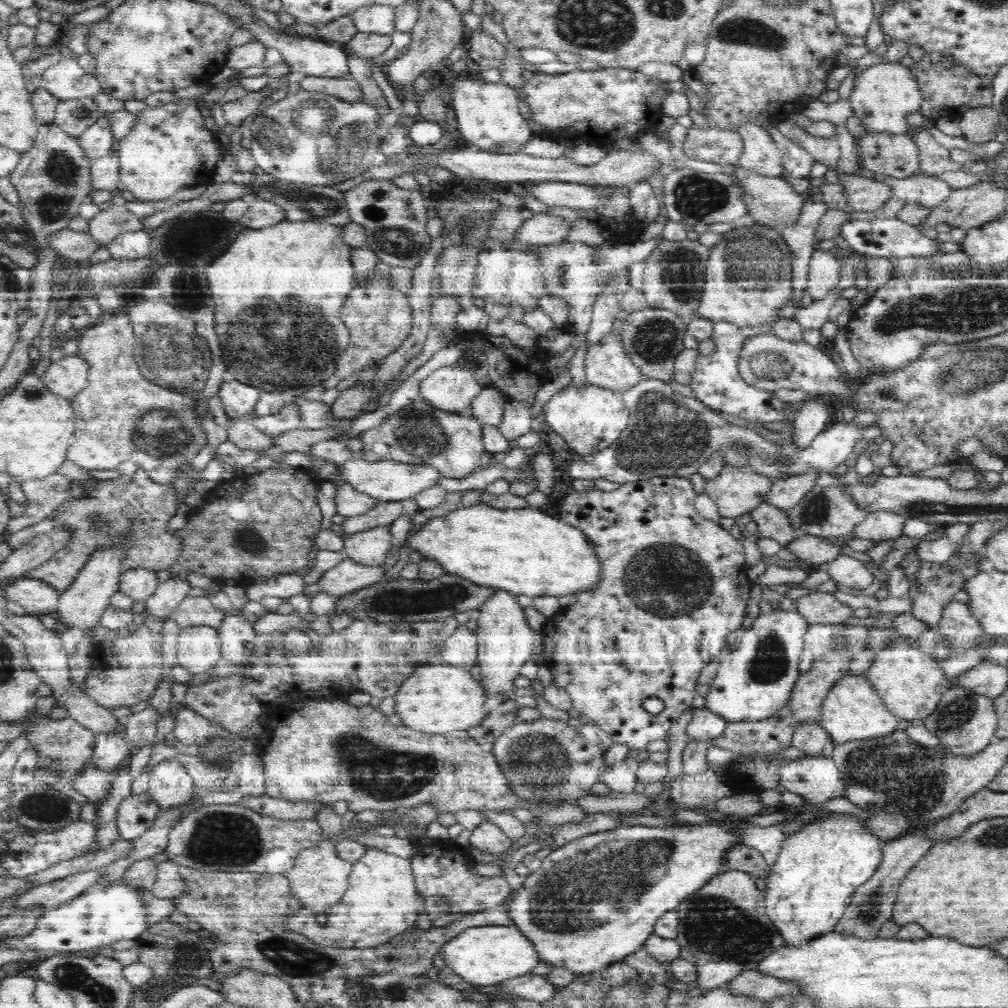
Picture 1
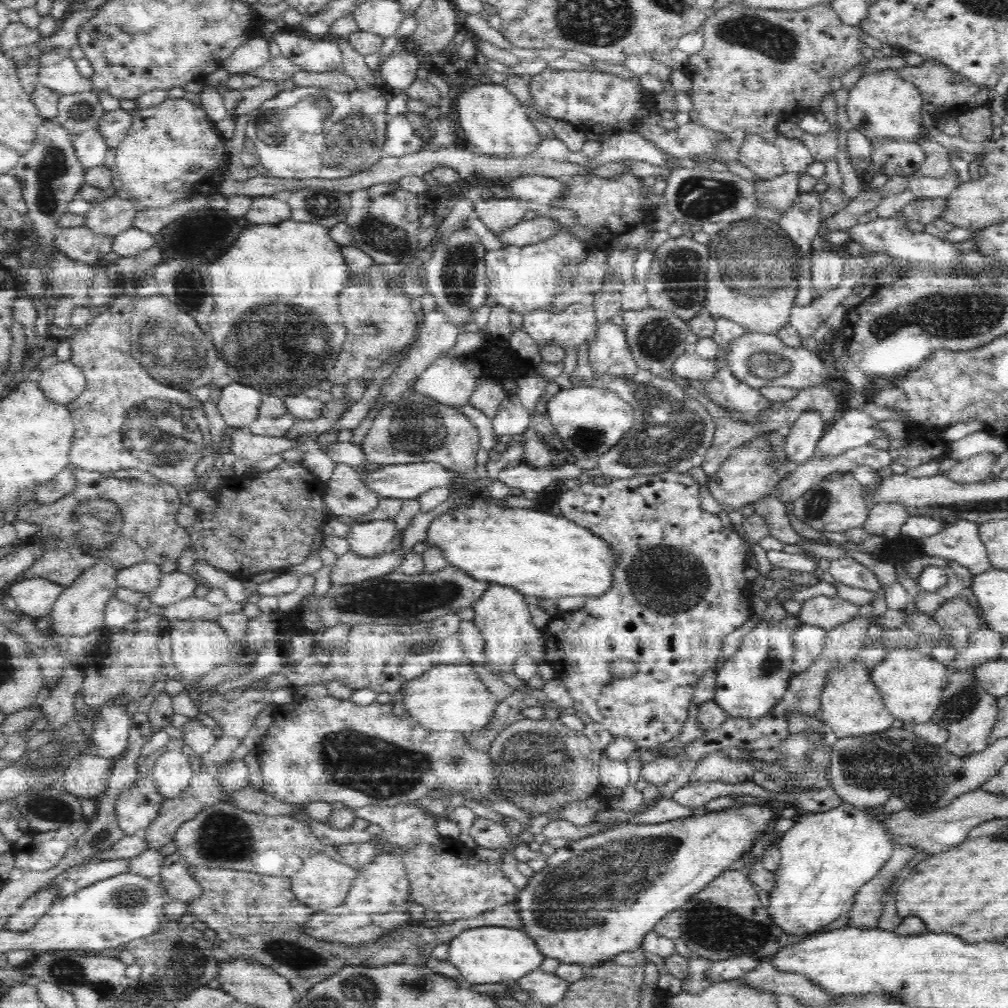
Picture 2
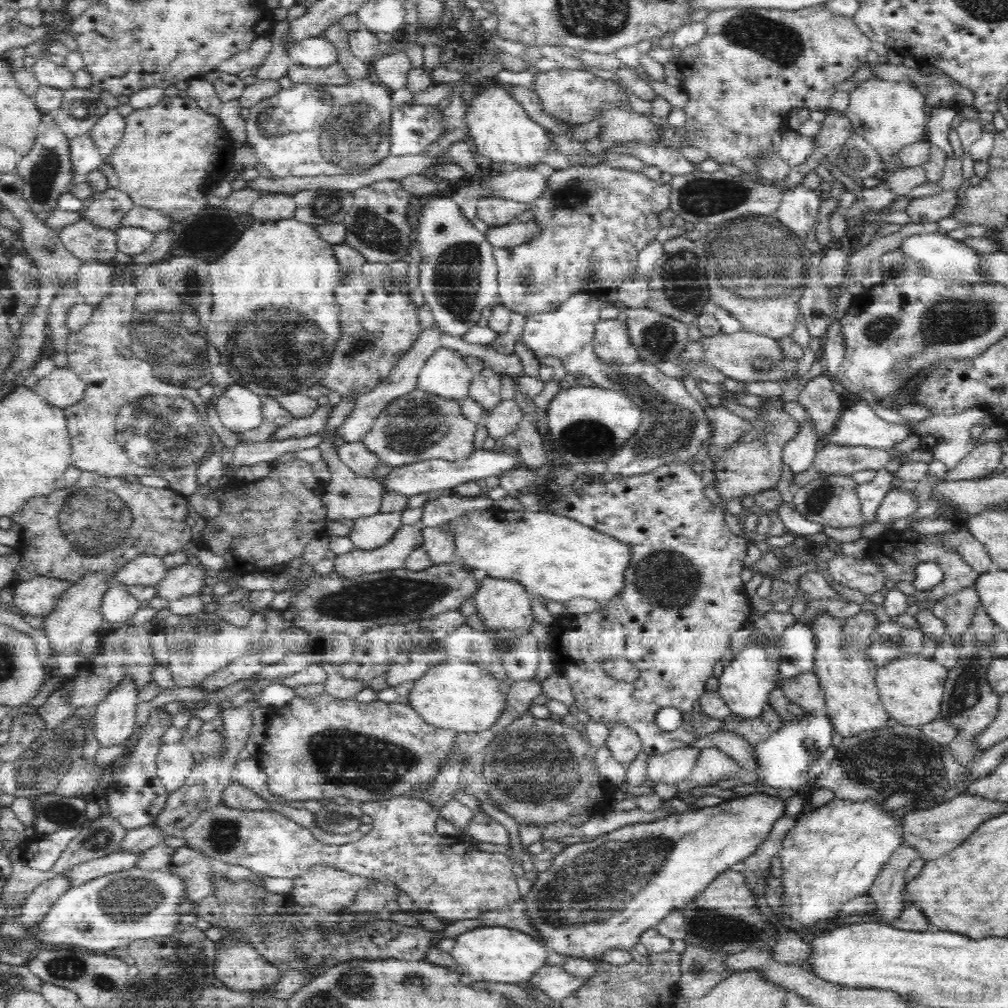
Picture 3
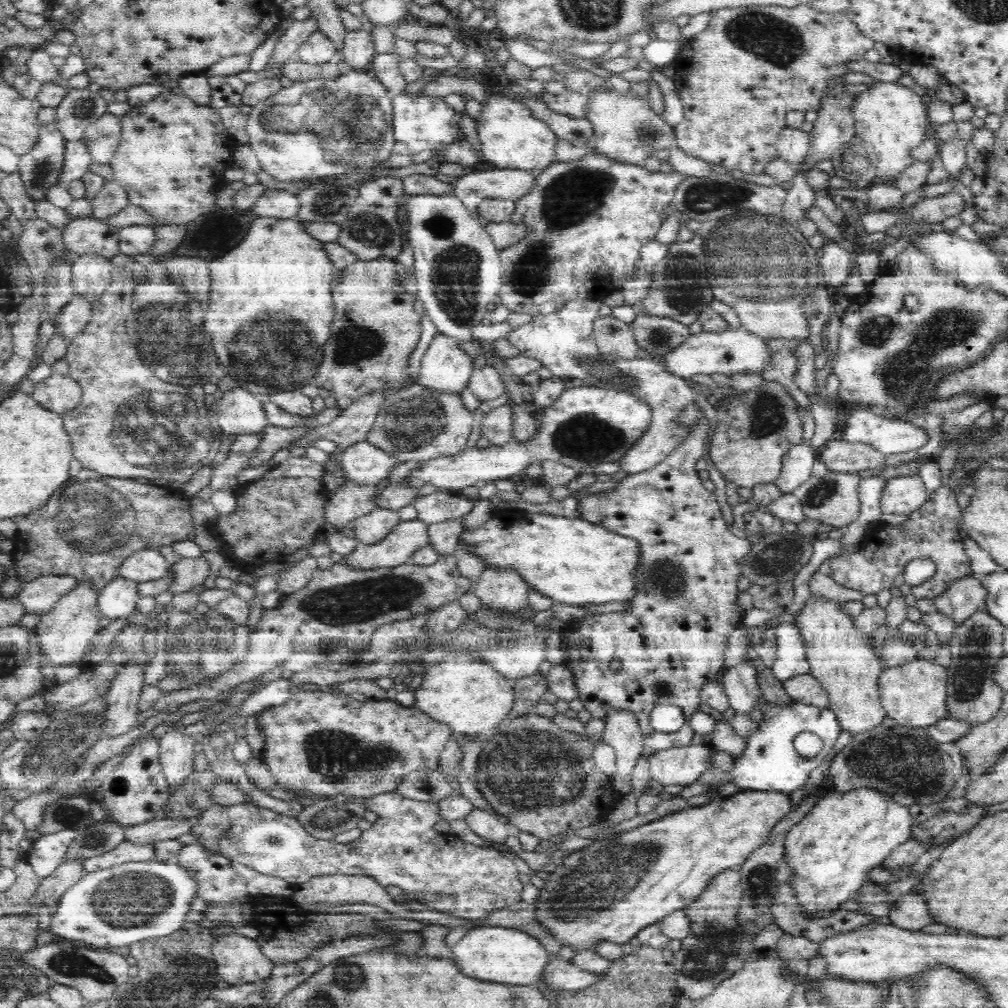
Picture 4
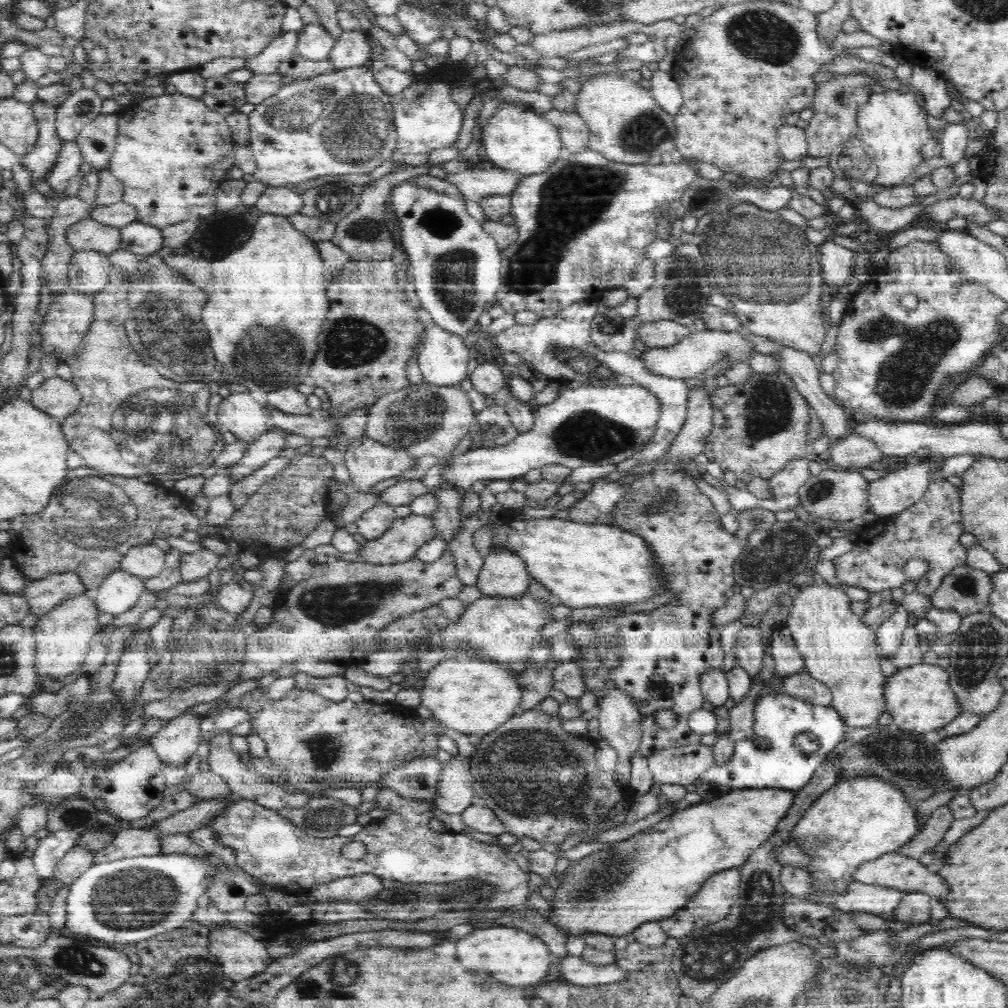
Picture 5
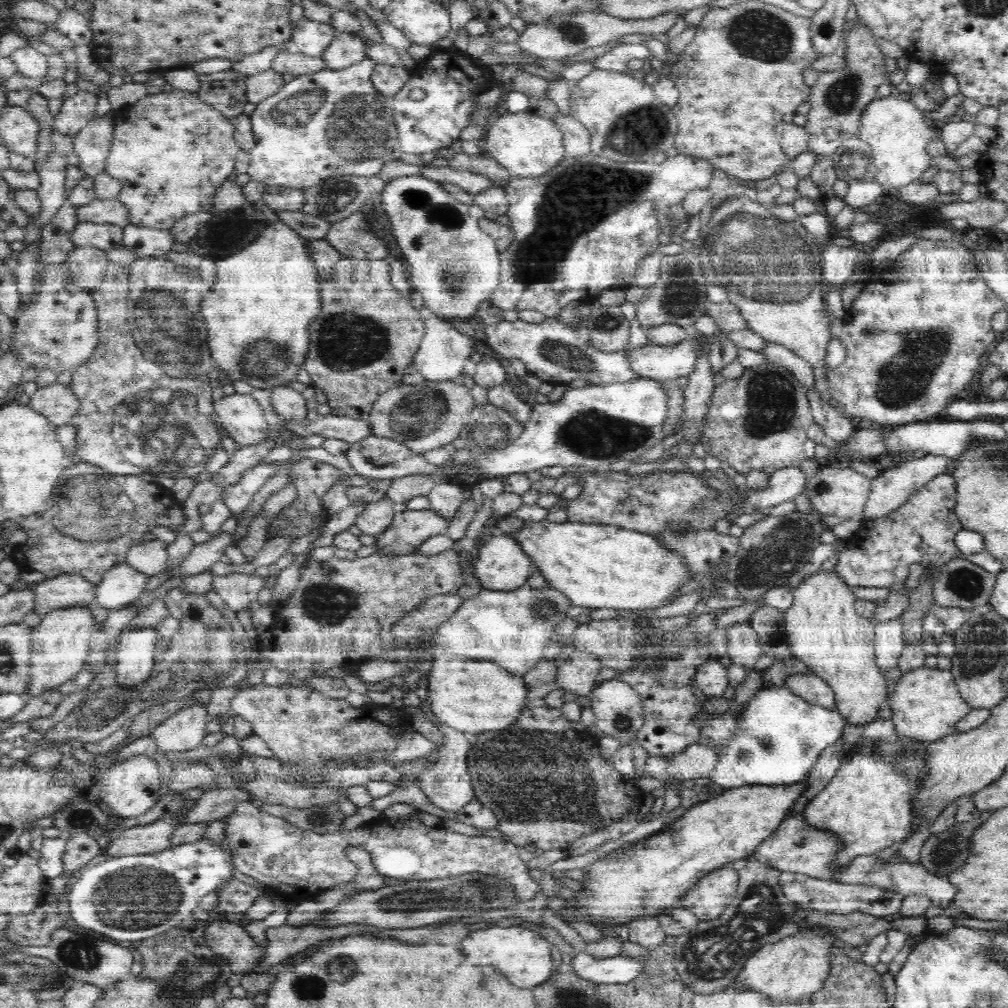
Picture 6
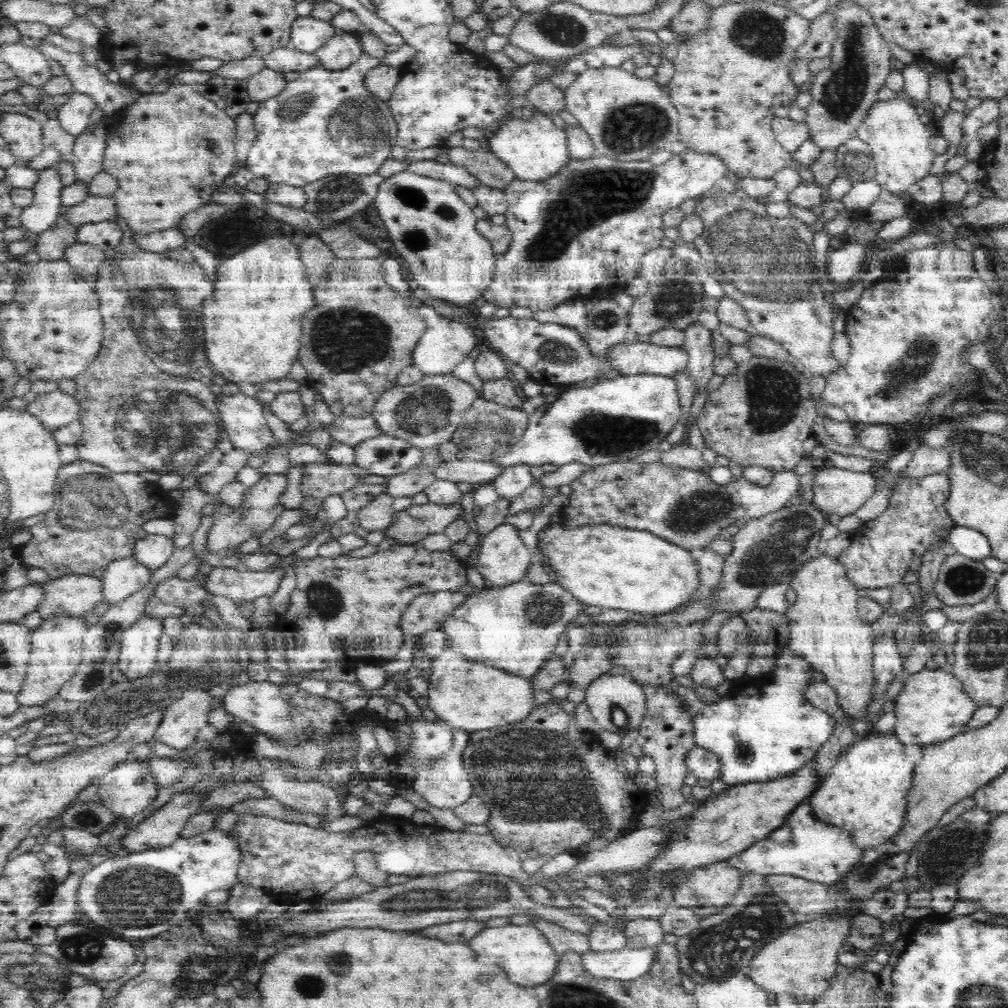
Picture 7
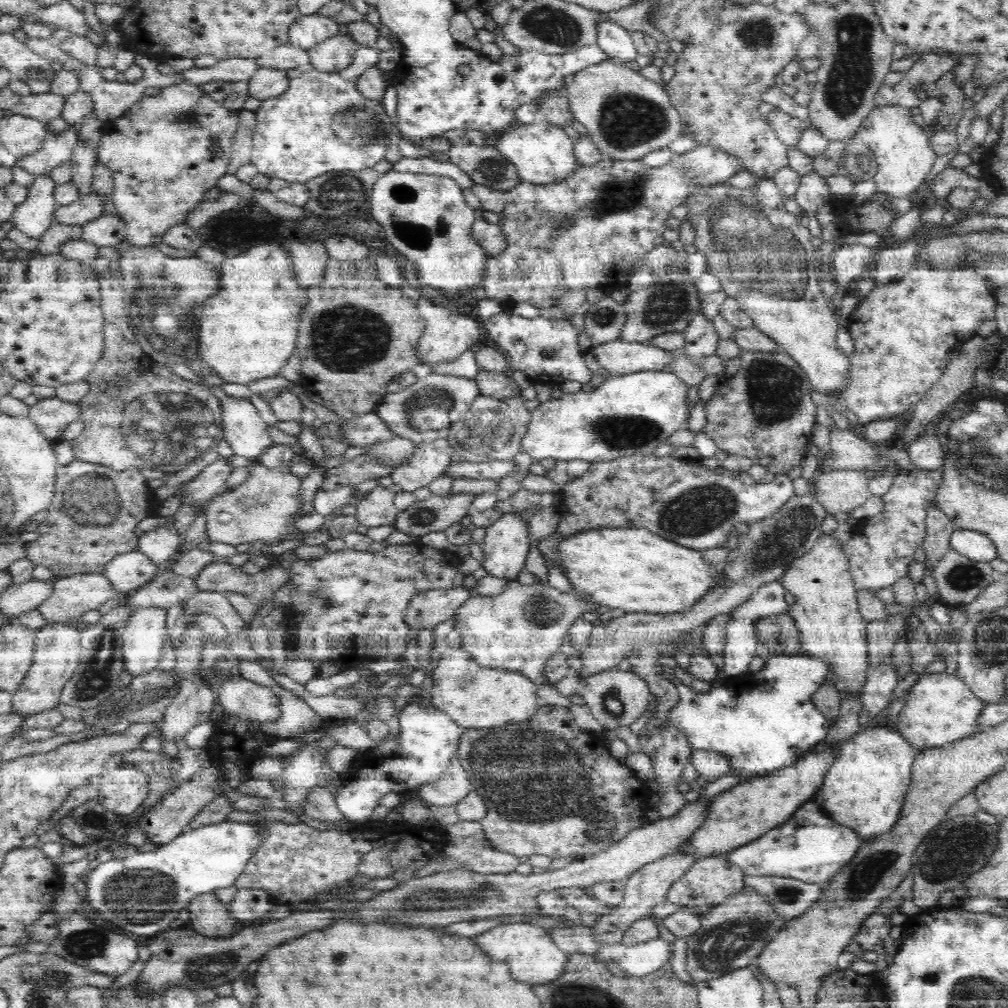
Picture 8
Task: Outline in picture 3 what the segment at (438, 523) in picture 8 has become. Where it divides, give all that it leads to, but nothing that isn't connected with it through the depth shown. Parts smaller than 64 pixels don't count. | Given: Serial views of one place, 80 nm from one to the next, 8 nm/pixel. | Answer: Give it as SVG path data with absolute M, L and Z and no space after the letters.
M402 525L398 532L380 548L372 550L354 549L343 555L337 555L334 573L350 579L373 572L391 571L404 567L406 558L416 546L423 544L423 531L415 525Z

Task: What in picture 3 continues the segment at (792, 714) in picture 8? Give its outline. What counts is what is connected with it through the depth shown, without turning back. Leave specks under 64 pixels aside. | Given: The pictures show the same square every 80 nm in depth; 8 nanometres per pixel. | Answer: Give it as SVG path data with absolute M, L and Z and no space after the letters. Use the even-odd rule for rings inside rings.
M805 711L804 717L795 718L792 722L783 722L782 728L771 738L762 743L756 743L753 747L757 758L757 765L753 771L758 775L758 782L766 788L785 790L795 790L806 785L810 766L818 763L822 758L822 752L832 744L832 731L832 721L828 715L816 714L815 711ZM804 740L813 740L815 747L811 751L804 749L802 743Z

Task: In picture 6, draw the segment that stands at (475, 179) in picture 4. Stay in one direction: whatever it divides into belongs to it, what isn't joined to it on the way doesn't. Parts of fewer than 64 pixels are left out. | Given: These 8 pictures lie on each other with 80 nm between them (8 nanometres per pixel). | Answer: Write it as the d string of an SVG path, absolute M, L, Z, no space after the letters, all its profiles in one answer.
M424 165L421 168L420 175L428 180L433 180L439 183L457 184L467 193L477 195L483 190L490 187L505 188L507 184L497 186L483 173L473 173L464 169L456 169L450 166L434 167L432 165Z

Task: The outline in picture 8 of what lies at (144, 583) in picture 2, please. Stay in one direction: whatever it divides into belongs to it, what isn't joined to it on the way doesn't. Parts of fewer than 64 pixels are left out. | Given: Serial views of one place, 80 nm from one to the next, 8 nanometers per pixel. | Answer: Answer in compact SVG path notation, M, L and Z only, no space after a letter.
M173 522L168 526L157 526L142 534L138 540L137 550L144 554L149 562L158 565L164 560L177 557L180 544L180 533Z

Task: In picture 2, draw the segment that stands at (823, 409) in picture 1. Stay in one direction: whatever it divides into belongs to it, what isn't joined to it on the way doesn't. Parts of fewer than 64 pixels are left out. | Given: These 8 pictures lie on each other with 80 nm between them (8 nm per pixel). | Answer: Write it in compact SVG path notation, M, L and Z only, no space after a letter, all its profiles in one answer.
M817 410L804 412L788 430L785 438L784 452L792 461L800 464L808 462L813 456L816 442L828 428L823 414Z

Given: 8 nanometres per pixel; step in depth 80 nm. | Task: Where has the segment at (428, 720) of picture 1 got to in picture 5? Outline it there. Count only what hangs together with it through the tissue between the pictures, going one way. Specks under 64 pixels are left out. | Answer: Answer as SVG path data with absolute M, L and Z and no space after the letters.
M451 658L441 660L428 672L422 684L421 709L458 733L479 736L496 730L518 711L522 687L518 675L512 676L504 668L488 660Z

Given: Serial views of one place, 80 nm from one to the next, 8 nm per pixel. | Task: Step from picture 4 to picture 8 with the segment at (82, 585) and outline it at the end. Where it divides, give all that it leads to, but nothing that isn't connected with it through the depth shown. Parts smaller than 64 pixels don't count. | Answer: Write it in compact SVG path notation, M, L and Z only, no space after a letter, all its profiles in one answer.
M52 622L50 626L45 626L35 631L31 667L28 670L28 674L24 677L23 683L18 687L18 690L13 692L12 706L14 713L18 712L26 719L28 716L34 716L34 714L40 714L40 712L56 709L64 685L71 679L78 663L81 662L78 640L81 640L81 638L78 636L76 628L70 626L70 624L66 624L66 622Z

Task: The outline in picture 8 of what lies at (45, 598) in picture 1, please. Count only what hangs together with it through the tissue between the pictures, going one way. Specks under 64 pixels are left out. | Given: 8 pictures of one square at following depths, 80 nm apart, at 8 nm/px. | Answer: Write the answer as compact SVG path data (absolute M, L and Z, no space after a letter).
M103 573L60 577L51 585L49 597L37 608L47 623L77 619L119 595Z

